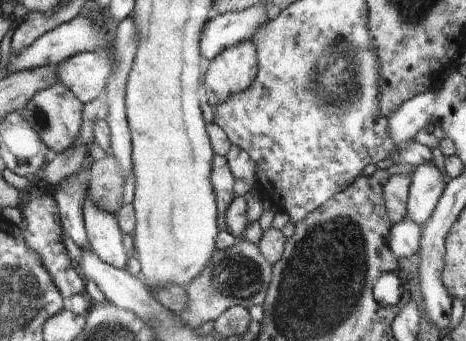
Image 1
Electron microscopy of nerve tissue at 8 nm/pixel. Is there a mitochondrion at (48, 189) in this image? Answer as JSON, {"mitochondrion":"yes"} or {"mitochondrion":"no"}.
{"mitochondrion":"no"}

